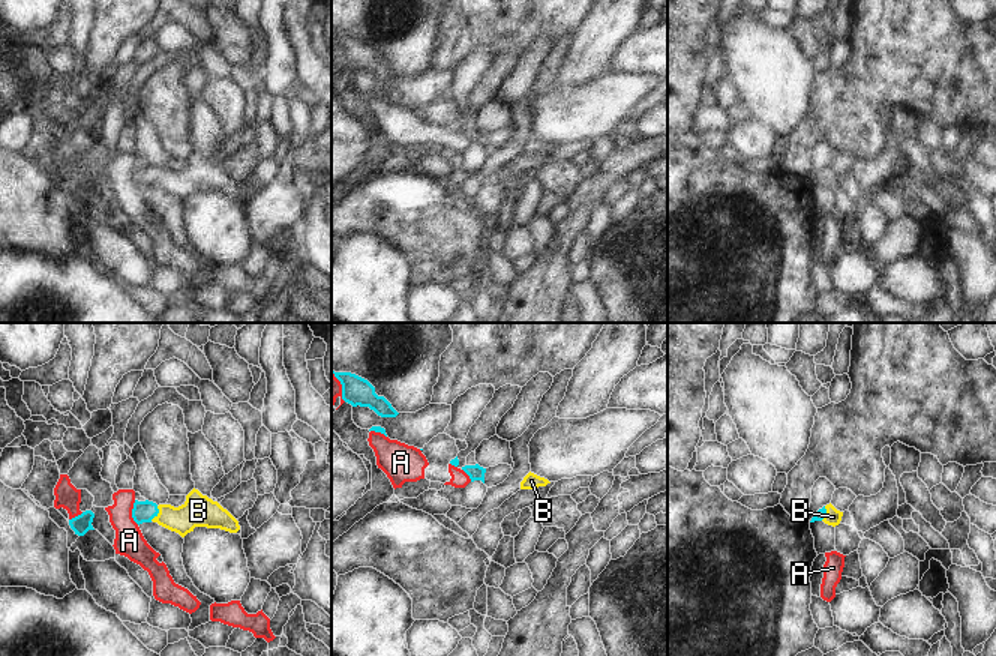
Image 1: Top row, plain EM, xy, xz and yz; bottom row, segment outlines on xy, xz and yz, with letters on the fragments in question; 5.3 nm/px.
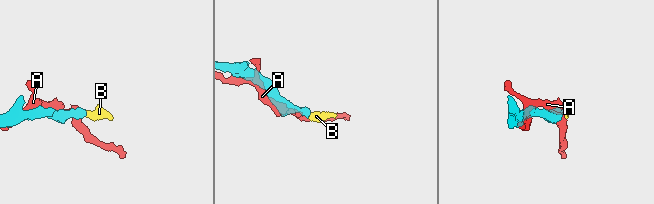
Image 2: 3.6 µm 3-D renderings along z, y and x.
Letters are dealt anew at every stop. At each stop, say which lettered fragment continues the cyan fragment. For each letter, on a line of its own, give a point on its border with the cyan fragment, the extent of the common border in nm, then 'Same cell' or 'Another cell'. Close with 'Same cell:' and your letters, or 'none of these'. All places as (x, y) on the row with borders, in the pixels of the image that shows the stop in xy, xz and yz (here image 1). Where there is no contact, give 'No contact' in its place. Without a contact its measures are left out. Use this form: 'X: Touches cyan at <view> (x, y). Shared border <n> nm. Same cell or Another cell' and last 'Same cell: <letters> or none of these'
A: Touches cyan at xy (132, 512). Shared border 140 nm. Another cell
B: Touches cyan at xy (156, 514). Shared border 90 nm. Same cell
Same cell: B.

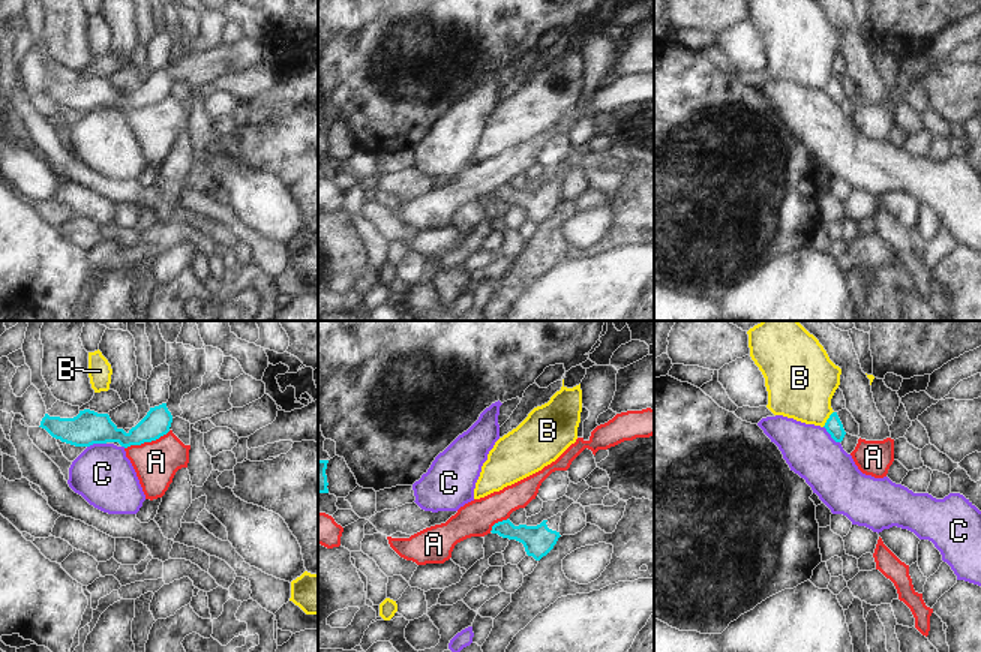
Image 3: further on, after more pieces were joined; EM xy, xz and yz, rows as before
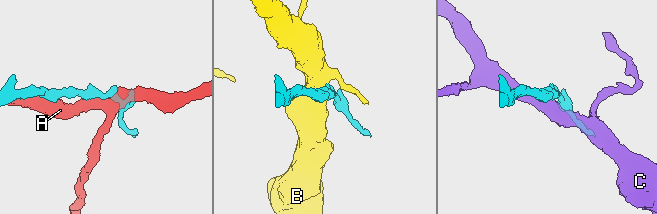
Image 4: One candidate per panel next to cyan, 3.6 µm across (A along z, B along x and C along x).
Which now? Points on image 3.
A: Touches cyan at xy (147, 441). Shared border 260 nm. Another cell
B: Touches cyan at yz (828, 418). Shared border 110 nm. Another cell
C: Touches cyan at xy (96, 442). Shared border 110 nm. Another cell
Same cell: none of these.

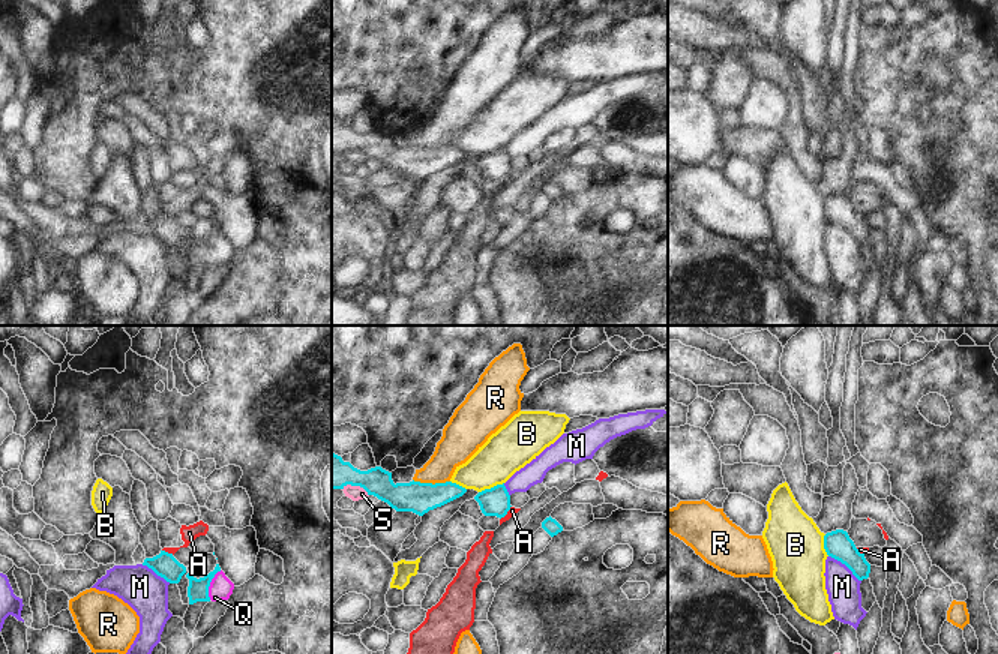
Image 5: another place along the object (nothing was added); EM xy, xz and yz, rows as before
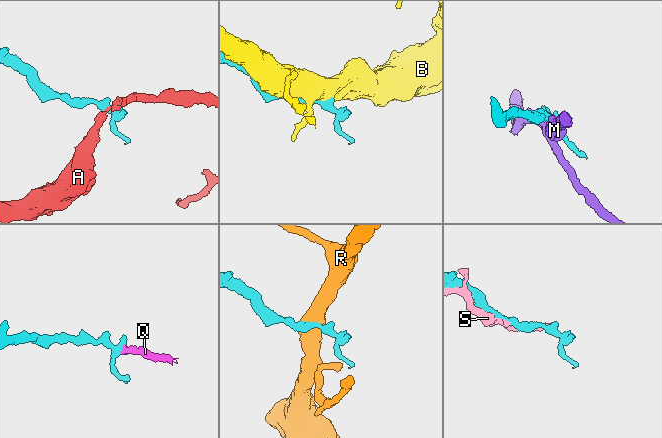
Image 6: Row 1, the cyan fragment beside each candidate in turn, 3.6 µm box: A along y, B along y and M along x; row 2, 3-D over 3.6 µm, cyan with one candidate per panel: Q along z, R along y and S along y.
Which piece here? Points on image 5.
A: Touches cyan at xy (167, 552). Shared border 70 nm. Another cell
B: Touches cyan at xz (491, 488). Shared border 150 nm. Another cell
M: Touches cyan at yz (845, 564). Shared border 220 nm. Another cell
Q: Touches cyan at xy (209, 584). Shared border 170 nm. Same cell
R: Touches cyan at xz (431, 483). Shared border 200 nm. Another cell
S: Touches cyan at xz (356, 485). Shared border 150 nm. Another cell
Same cell: Q.

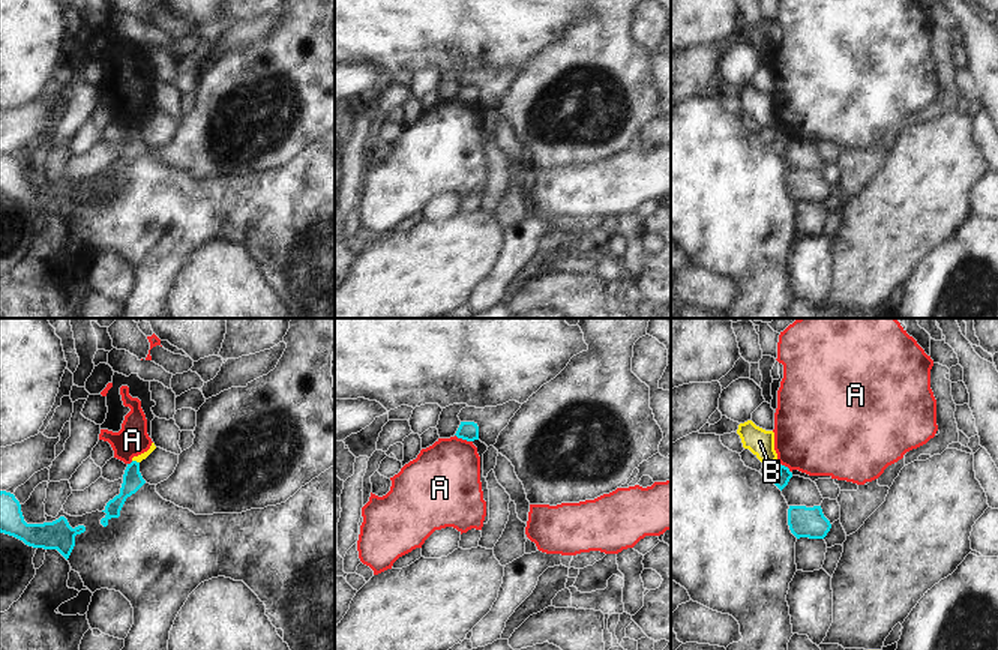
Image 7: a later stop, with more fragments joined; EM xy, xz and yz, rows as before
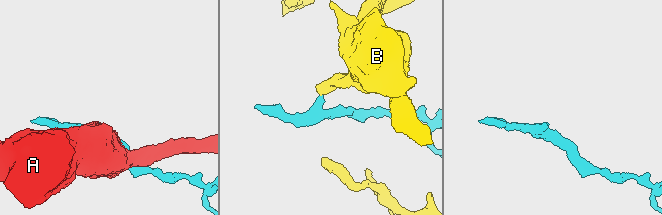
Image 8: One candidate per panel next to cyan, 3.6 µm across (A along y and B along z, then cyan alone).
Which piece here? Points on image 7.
A: Touches cyan at xz (464, 439). Shared border 100 nm. Another cell
B: Touches cyan at xy (135, 461). Shared border 40 nm. Another cell
Same cell: none of these.

